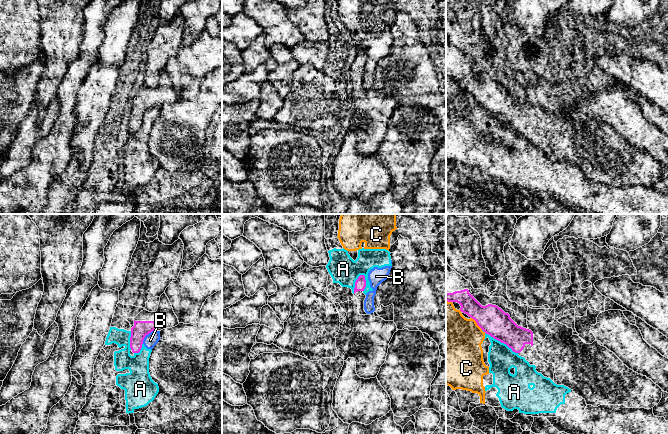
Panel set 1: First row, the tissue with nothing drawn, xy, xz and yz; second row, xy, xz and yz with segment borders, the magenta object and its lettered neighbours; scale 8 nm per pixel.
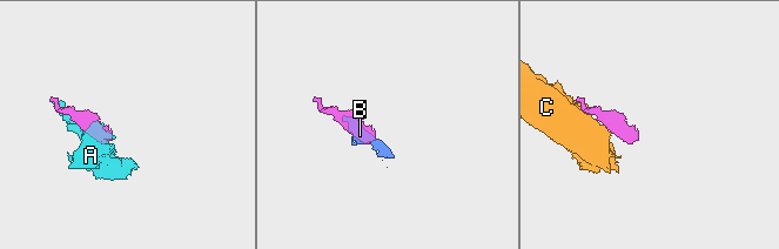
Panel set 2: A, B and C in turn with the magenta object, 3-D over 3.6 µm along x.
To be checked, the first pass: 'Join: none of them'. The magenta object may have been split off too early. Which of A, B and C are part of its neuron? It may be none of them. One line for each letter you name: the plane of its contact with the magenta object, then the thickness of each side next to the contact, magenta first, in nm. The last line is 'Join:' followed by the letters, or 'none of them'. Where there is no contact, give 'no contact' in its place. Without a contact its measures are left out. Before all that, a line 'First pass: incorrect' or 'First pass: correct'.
First pass: correct
Join: none of them

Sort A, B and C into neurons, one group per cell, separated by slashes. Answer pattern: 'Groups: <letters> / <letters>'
Groups: A B C

